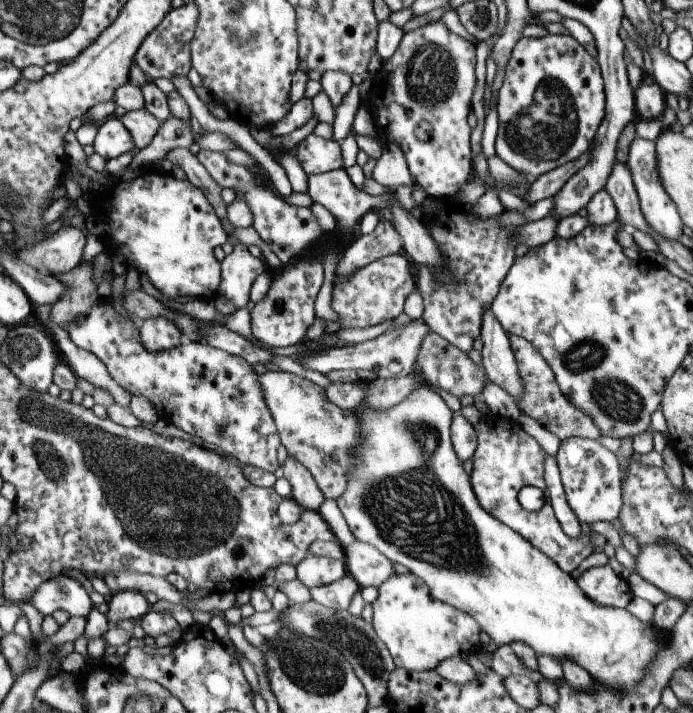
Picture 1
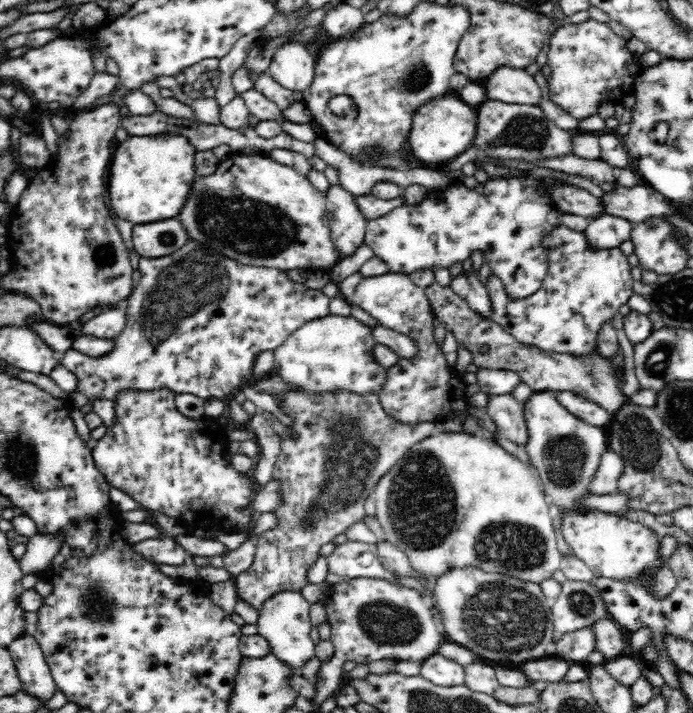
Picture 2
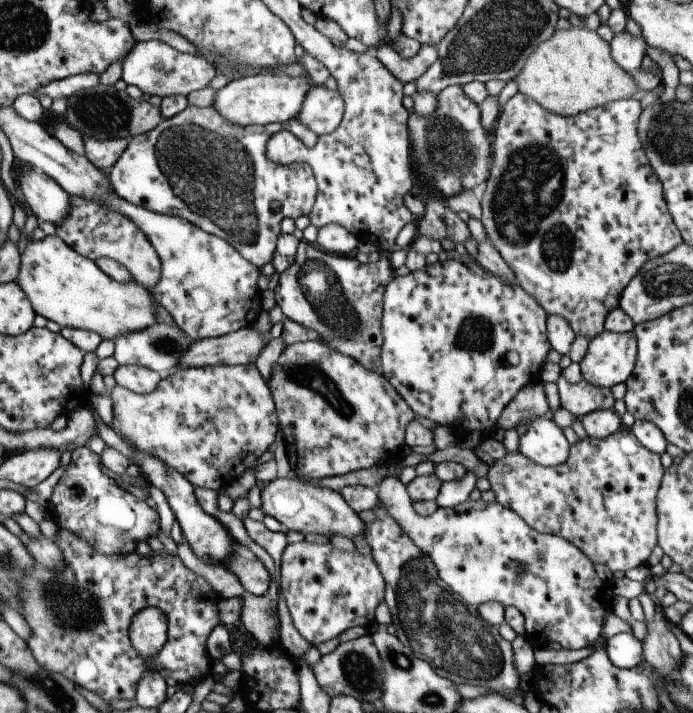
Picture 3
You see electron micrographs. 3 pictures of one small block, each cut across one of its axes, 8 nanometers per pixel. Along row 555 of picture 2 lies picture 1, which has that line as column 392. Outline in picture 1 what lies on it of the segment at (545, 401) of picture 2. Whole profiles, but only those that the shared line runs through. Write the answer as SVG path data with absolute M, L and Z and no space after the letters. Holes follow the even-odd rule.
M393 573L377 588L377 593L377 599L370 604L370 624L396 669L431 671L447 658L459 656L467 660L482 650L478 623L465 612L433 599L423 580L413 573Z

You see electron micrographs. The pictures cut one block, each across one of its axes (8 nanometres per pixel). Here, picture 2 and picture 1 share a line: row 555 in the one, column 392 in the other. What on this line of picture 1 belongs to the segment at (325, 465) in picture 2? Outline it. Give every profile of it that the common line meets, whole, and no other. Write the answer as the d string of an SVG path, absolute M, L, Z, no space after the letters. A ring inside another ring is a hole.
M396 253L372 261L359 271L344 279L333 276L331 290L331 309L337 315L337 323L343 329L365 329L392 321L402 313L407 296L415 290L413 276L409 272L407 260Z

